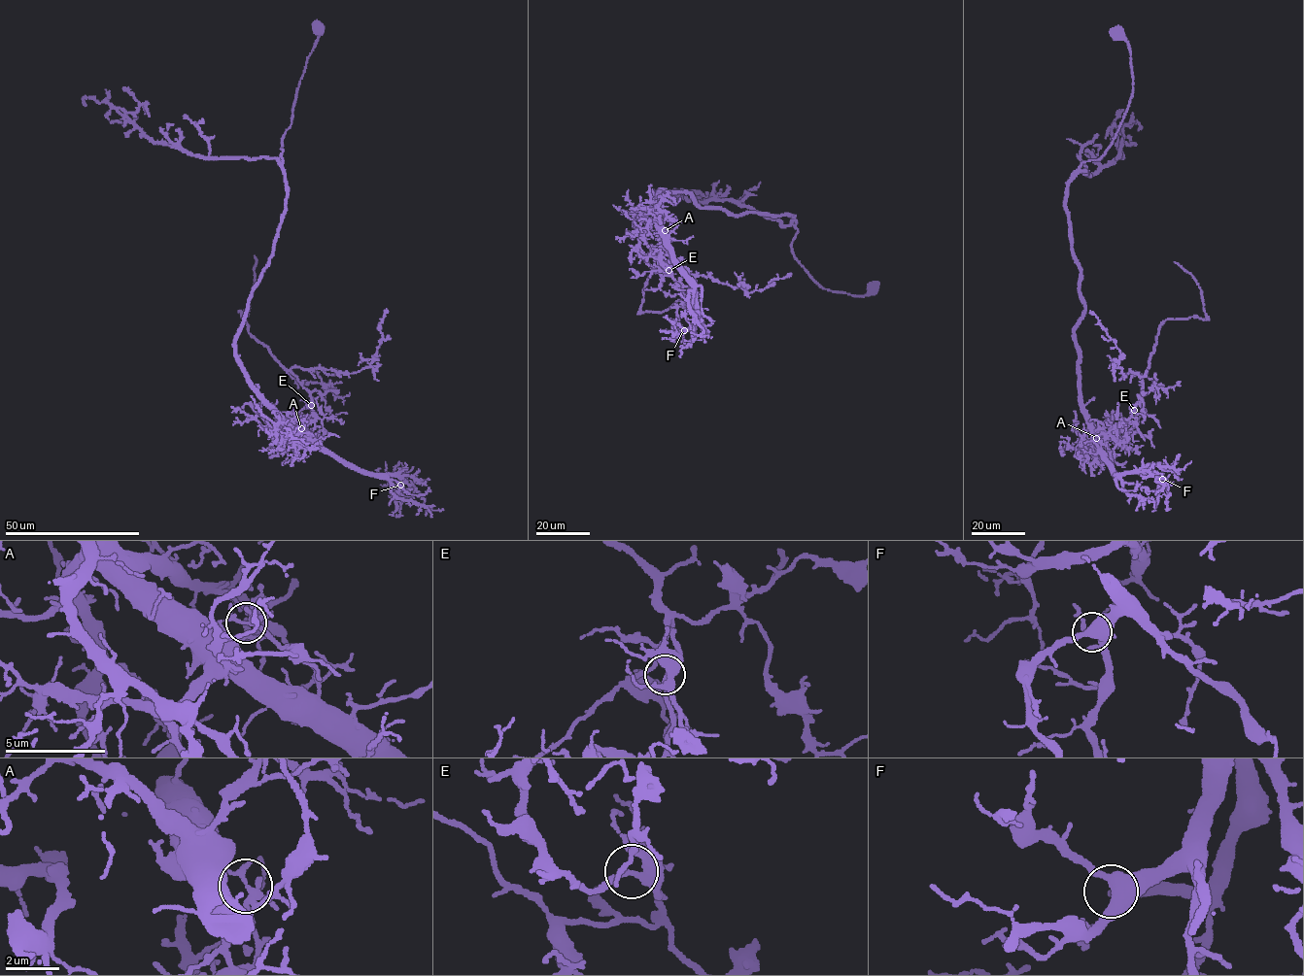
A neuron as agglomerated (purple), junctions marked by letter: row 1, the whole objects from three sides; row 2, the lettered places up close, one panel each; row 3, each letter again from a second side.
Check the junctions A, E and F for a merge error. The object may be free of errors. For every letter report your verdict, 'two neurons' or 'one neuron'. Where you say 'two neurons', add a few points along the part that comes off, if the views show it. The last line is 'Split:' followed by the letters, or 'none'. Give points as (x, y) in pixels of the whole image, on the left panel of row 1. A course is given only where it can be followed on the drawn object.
A: two neurons; course (301, 429), (316, 417), (310, 392), (249, 333), (247, 321), (239, 311), (247, 316), (255, 278), (254, 255)
E: one neuron
F: one neuron
Split: A

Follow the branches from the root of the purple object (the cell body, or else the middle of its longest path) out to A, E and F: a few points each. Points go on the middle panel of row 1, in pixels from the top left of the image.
A: (873, 286), (863, 296), (820, 286), (791, 252), (798, 230), (787, 215), (735, 215), (658, 189), (665, 230)
E: (873, 286), (851, 295), (816, 284), (791, 252), (793, 218), (735, 215), (658, 189), (669, 270)
F: (873, 286), (816, 284), (791, 252), (793, 218), (658, 189), (693, 287), (684, 330)

